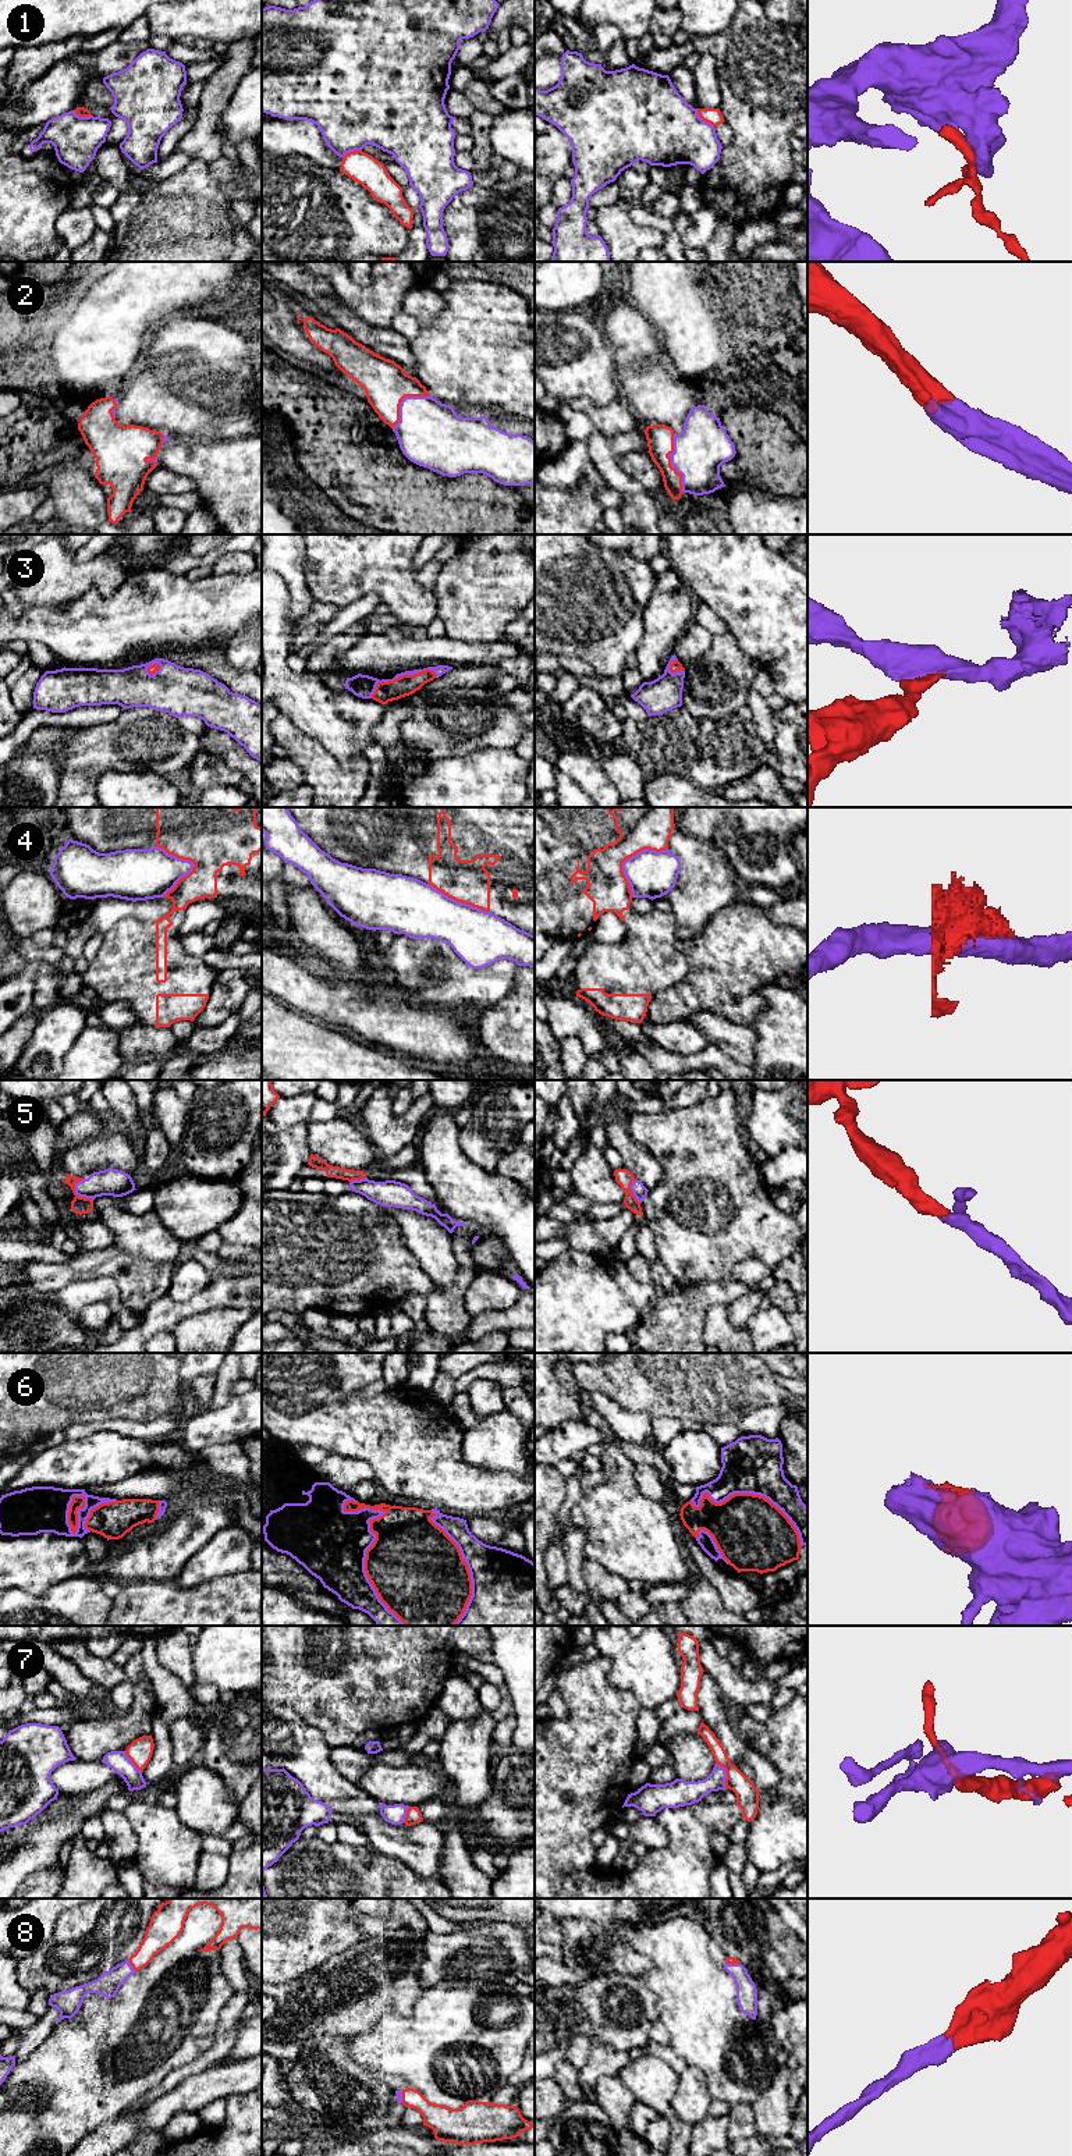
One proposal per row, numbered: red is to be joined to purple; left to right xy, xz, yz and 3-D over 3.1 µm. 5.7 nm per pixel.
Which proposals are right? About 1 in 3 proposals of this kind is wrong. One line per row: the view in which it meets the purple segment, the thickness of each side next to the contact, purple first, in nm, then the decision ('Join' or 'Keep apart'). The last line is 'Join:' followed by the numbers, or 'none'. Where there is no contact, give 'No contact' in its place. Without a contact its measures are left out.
1: Touches purple in yz. Thickness 420 nm (purple) against 100 nm. Keep apart
2: Touches purple in yz. Thickness 300 nm (purple) against 160 nm. Join
3: Touches purple in xz. Thickness 130 nm (purple) against 120 nm. Join
4: Touches purple in yz. Thickness 280 nm (purple) against 340 nm. Keep apart
5: Touches purple in xy. Thickness 160 nm (purple) against 100 nm. Join
6: Touches purple in xz. Thickness 400 nm (purple) against 500 nm. Join
7: Touches purple in yz. Thickness 140 nm (purple) against 130 nm. Keep apart
8: Touches purple in xy. Thickness 140 nm (purple) against 160 nm. Join
Join: 2, 3, 5, 6, 8

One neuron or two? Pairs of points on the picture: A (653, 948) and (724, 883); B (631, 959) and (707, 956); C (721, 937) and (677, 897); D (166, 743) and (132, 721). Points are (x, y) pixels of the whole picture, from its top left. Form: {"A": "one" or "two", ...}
{"A": "two", "B": "two", "C": "two", "D": "one"}

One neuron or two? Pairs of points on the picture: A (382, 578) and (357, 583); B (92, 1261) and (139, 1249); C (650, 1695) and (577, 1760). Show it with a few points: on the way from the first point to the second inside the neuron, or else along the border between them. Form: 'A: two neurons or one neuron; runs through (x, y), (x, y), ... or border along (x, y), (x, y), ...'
A: one neuron; runs through (376, 578), (362, 578)
B: two neurons; border along (113, 1245), (137, 1258), (158, 1261)
C: two neurons; border along (613, 1686), (628, 1690), (642, 1707)

